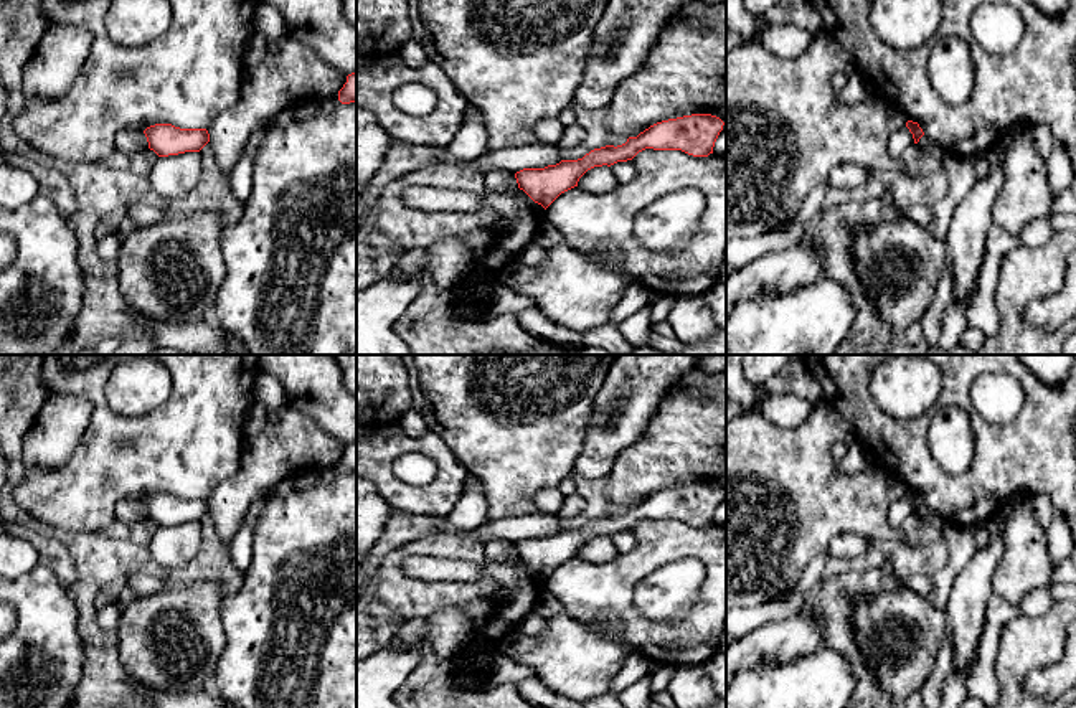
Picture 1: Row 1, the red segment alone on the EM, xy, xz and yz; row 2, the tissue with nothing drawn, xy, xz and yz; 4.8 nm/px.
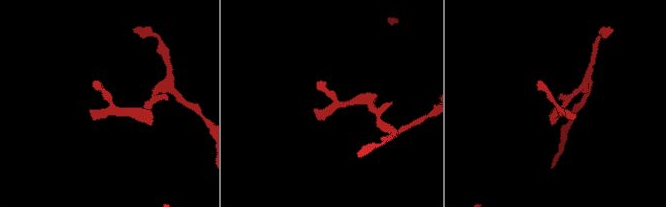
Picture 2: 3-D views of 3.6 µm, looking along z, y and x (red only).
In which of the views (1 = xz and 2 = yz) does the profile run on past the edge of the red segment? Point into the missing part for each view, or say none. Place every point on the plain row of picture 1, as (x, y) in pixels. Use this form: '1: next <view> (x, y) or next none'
1: next none
2: next none

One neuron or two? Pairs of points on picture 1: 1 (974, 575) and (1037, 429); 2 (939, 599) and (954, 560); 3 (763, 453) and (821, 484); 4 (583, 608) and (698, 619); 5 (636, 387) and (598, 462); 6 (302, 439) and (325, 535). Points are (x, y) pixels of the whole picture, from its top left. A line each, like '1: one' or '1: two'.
1: two
2: one
3: one
4: one
5: one
6: two

